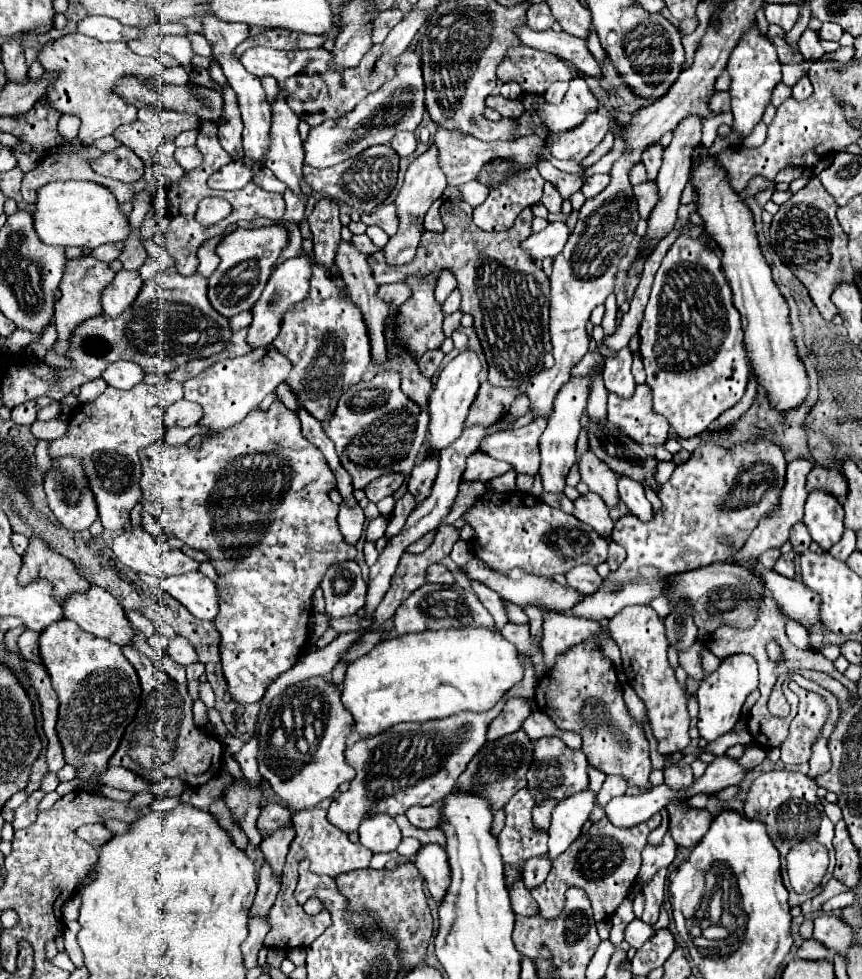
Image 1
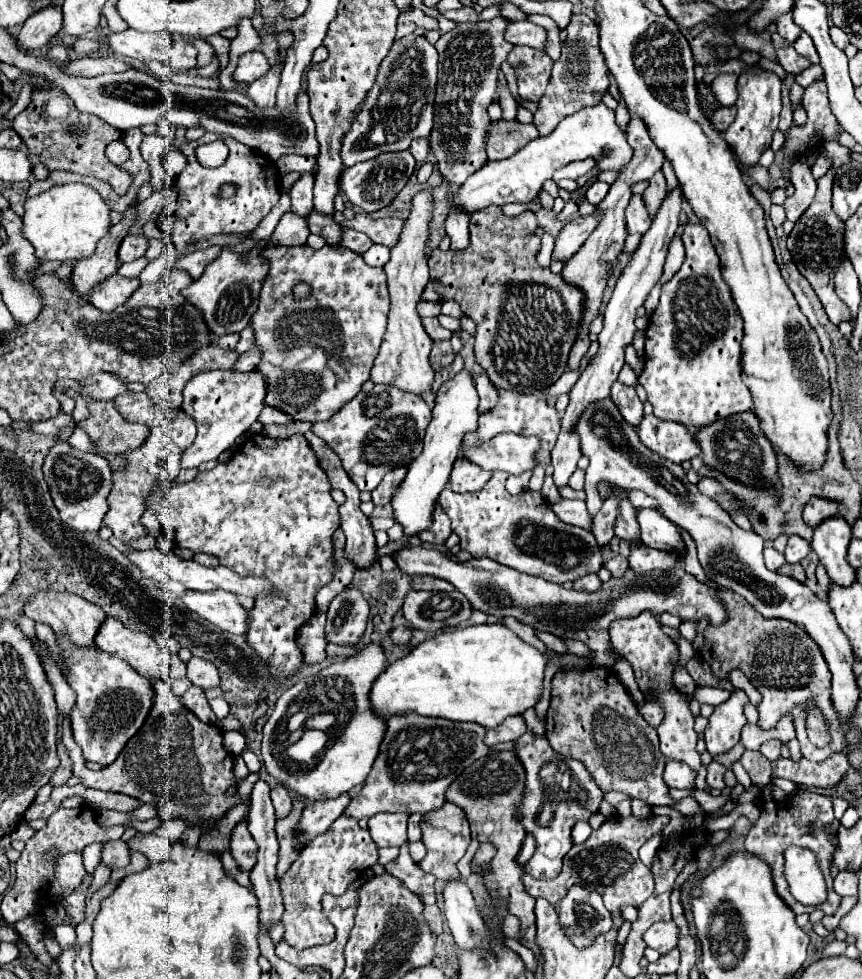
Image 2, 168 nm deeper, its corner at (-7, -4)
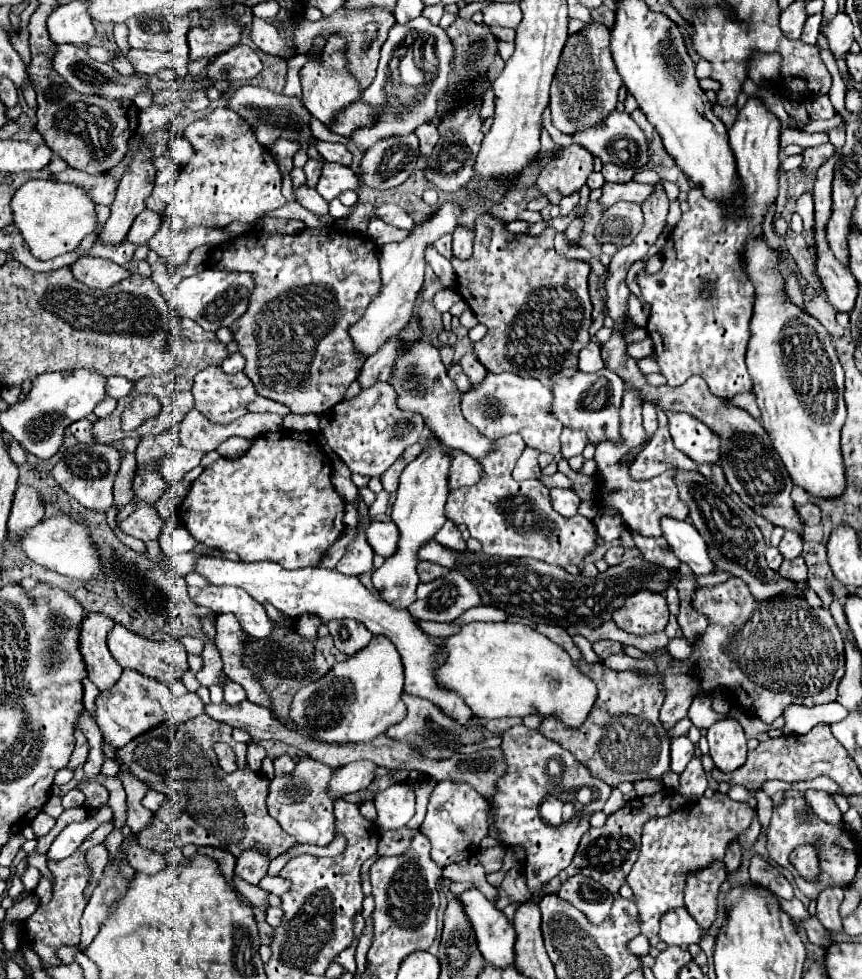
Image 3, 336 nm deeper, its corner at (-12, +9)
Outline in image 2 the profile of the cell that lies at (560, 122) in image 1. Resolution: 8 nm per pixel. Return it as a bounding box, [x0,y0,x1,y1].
[452,104,632,214]

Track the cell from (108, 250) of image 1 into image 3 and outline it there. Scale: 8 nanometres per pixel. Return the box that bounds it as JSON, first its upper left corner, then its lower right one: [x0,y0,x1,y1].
[127,209,161,245]

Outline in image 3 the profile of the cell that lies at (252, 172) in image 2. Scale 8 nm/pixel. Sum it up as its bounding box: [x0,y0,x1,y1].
[171,109,285,227]

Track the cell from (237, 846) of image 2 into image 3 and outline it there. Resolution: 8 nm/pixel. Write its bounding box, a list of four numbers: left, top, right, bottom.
[235,849,269,885]

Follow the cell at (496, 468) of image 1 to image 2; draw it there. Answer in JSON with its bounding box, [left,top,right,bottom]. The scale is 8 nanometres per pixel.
[450,458,492,494]

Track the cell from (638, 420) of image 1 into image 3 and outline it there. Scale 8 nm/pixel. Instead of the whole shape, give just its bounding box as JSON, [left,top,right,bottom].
[665,413,719,463]

